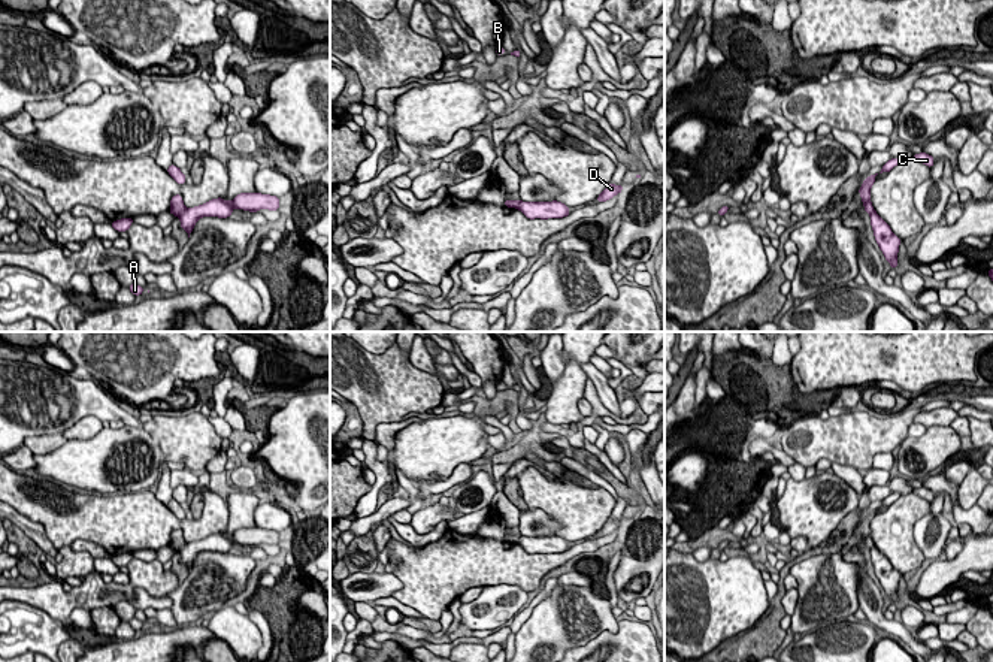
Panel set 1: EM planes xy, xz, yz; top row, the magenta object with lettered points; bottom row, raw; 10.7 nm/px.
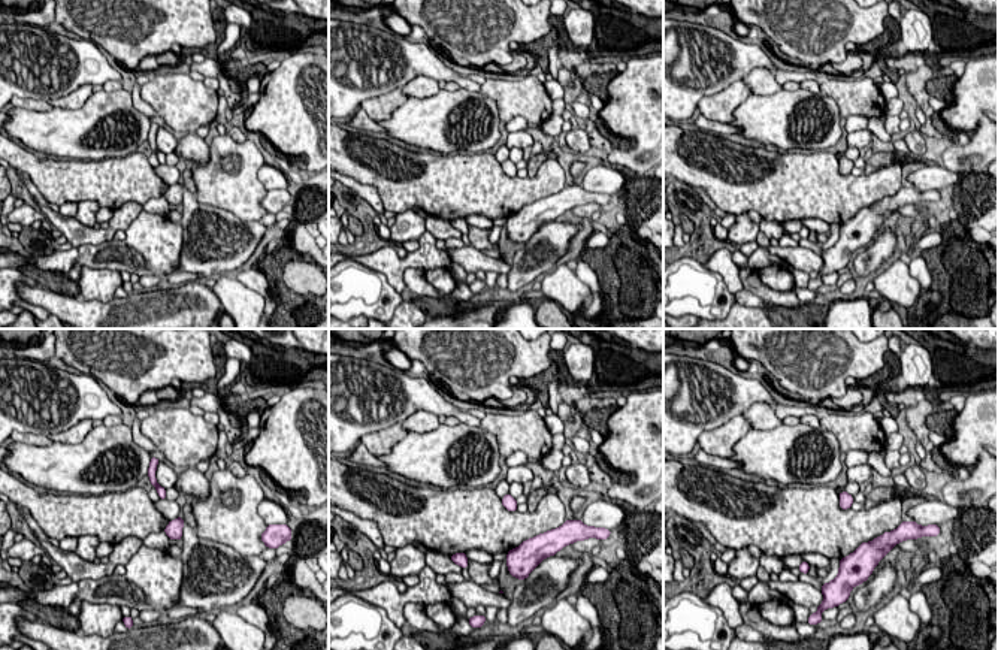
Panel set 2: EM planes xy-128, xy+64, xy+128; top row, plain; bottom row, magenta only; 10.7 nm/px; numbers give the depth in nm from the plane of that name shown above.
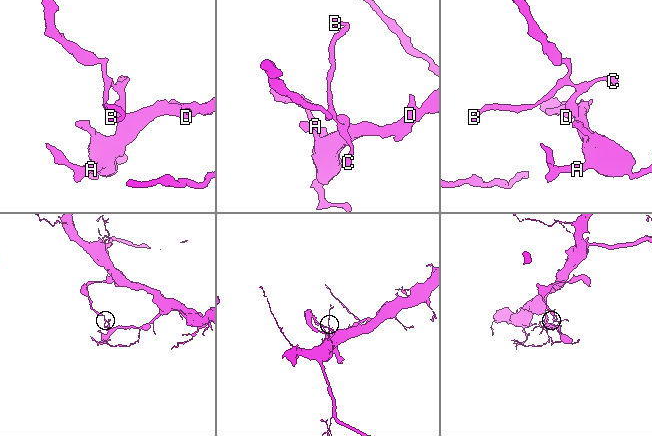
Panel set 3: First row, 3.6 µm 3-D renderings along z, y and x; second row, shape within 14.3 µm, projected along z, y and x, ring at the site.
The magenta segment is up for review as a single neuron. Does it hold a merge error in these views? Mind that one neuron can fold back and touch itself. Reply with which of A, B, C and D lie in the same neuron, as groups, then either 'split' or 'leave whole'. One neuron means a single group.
A D / B C; split

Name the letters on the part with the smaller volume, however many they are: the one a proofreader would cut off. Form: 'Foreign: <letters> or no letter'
Foreign: B, C

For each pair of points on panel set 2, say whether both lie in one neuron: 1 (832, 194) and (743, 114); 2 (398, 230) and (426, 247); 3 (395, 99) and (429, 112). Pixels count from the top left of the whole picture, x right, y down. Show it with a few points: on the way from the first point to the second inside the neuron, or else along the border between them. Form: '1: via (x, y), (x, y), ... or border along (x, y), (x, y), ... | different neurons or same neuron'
1: border along (820, 151), (782, 153) | different neurons
2: border along (426, 230), (417, 239) | different neurons
3: border along (410, 97), (387, 118), (377, 121) | different neurons

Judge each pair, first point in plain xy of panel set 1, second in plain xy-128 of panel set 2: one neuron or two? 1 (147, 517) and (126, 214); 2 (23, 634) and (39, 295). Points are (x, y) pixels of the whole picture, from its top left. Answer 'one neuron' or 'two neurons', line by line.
1: two neurons
2: two neurons

